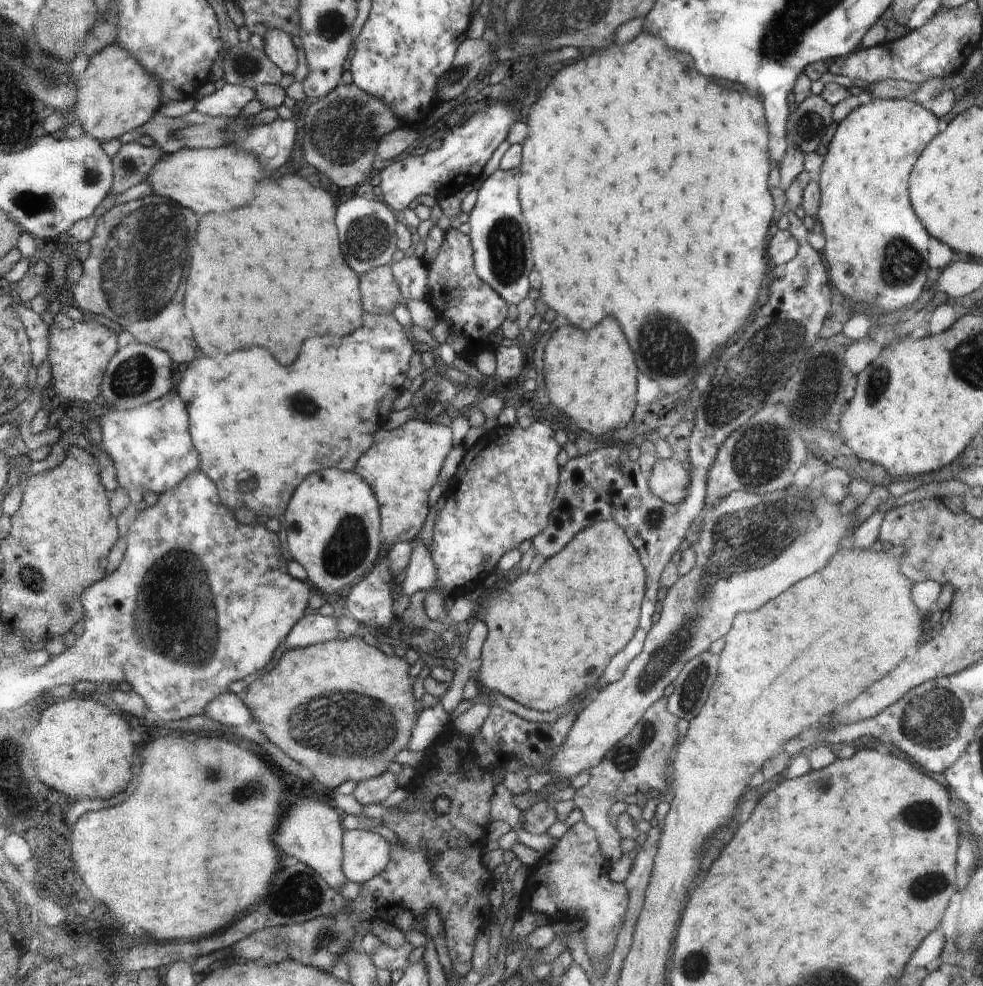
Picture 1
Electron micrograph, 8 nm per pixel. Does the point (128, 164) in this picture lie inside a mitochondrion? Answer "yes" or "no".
yes

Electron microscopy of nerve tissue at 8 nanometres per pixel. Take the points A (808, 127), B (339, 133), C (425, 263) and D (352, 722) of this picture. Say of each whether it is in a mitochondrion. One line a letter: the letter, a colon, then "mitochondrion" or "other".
A: mitochondrion
B: mitochondrion
C: other
D: mitochondrion

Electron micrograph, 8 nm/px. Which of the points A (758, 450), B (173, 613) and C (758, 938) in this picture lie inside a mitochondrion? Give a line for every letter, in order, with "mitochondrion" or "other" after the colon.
A: mitochondrion
B: mitochondrion
C: other

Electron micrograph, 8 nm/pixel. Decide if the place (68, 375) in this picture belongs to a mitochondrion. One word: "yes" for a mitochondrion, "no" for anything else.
no

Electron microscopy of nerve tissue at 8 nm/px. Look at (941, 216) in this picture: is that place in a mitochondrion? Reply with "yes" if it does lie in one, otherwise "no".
no

